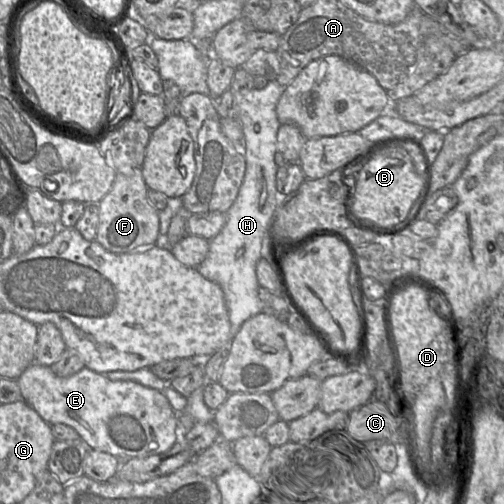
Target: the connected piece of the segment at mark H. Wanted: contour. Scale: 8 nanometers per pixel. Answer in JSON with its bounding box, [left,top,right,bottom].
[196,80,284,339]

